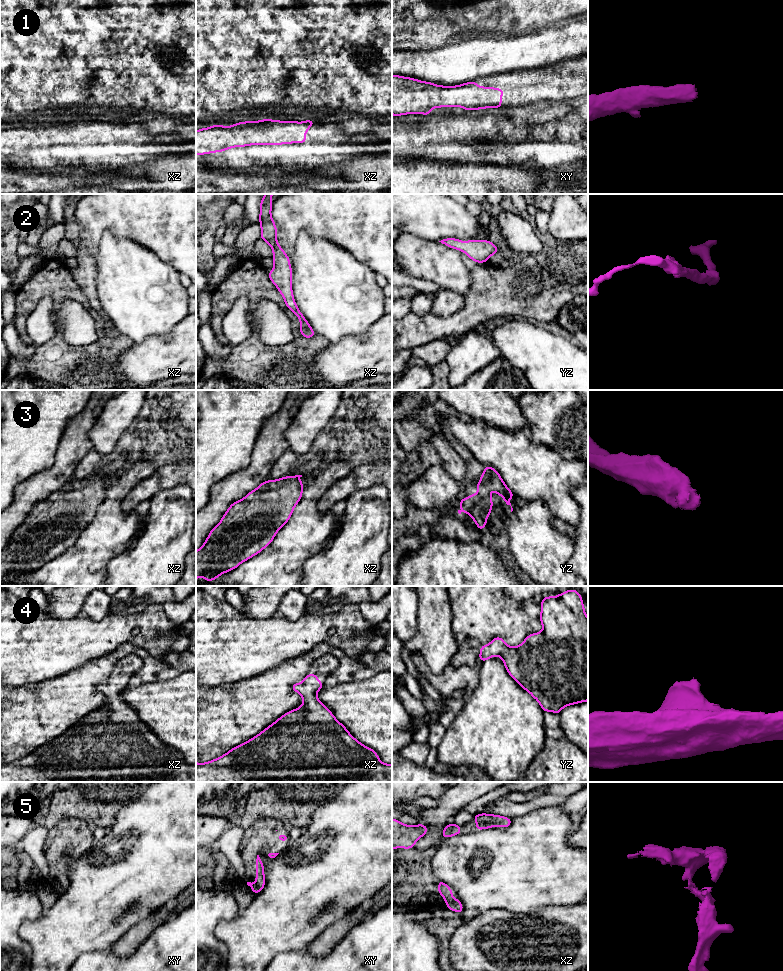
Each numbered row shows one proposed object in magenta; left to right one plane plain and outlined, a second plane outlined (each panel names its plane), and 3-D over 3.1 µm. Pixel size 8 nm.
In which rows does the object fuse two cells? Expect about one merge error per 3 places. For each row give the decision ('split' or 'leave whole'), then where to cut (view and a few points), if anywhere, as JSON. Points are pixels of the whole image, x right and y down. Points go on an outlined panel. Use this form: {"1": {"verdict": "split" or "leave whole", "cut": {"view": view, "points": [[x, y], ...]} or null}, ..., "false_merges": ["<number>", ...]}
{"1": {"verdict": "leave whole", "cut": null}, "2": {"verdict": "leave whole", "cut": null}, "3": {"verdict": "leave whole", "cut": null}, "4": {"verdict": "leave whole", "cut": null}, "5": {"verdict": "leave whole", "cut": null}, "false_merges": []}

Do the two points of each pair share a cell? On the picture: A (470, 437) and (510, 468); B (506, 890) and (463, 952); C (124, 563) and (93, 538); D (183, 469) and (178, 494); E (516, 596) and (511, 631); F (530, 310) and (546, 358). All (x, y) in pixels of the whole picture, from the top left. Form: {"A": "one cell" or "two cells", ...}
{"A": "one cell", "B": "two cells", "C": "two cells", "D": "two cells", "E": "two cells", "F": "two cells"}

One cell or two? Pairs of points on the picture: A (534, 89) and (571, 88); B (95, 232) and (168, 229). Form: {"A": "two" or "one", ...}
{"A": "one", "B": "one"}

